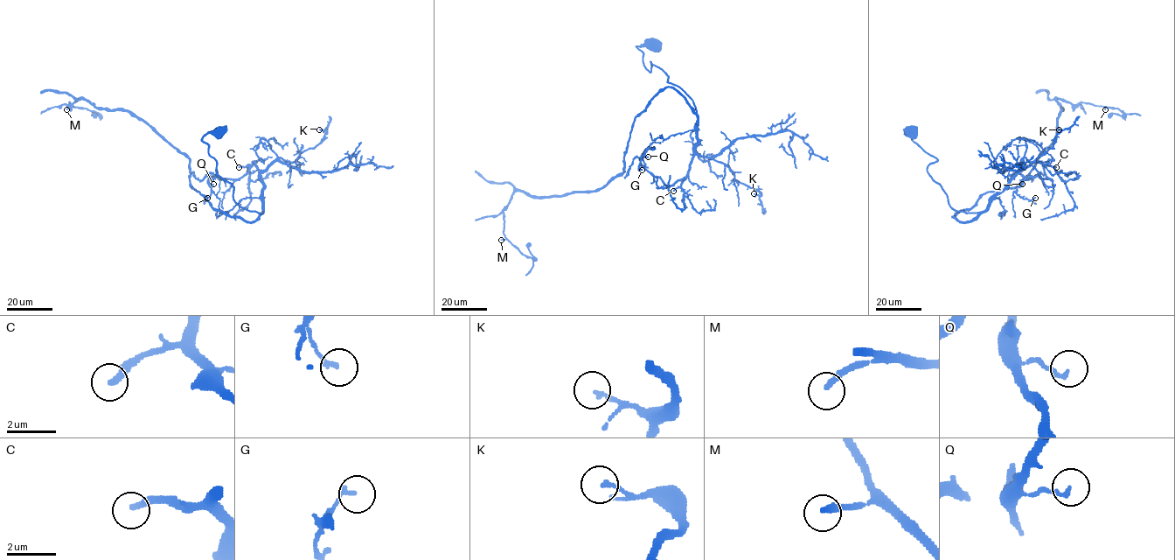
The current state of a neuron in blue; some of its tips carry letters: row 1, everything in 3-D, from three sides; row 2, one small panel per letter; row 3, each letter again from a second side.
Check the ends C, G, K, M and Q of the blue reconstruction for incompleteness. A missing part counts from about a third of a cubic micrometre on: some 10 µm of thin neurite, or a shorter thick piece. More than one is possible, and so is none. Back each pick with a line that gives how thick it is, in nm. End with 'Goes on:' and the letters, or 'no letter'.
M: Thickness 260 nm
Goes on: M

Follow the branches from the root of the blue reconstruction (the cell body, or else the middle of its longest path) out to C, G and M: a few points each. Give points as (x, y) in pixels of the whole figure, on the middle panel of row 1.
C: (655, 46), (636, 46), (644, 66), (660, 68), (696, 111), (698, 144), (673, 191)
G: (655, 46), (636, 47), (692, 101), (698, 144), (670, 185), (645, 151), (642, 170)
M: (655, 46), (636, 46), (644, 66), (696, 112), (664, 87), (622, 172), (516, 191), (501, 240)

